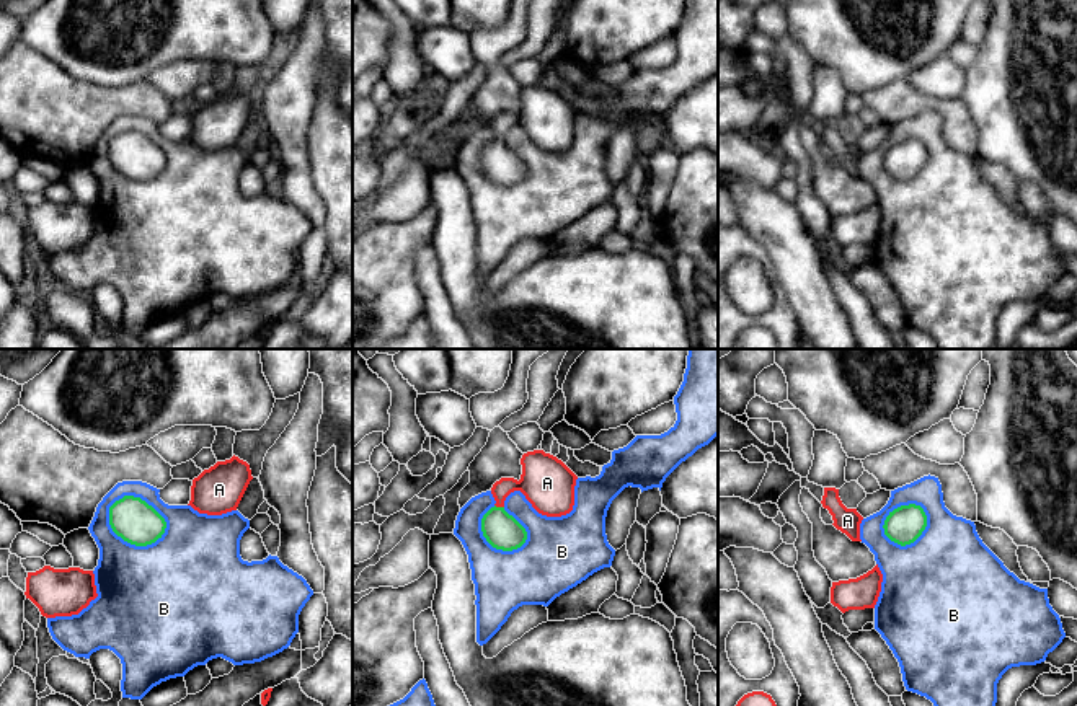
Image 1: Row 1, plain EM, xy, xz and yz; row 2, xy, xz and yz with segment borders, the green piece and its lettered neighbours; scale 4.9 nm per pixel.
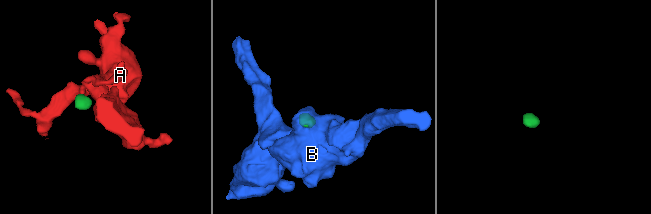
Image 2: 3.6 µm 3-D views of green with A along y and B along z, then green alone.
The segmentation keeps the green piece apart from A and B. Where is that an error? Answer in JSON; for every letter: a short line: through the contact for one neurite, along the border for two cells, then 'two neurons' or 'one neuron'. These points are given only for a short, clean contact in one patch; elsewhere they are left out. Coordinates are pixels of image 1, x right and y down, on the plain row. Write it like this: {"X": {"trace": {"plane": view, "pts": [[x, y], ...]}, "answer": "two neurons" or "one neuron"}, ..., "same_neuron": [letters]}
{"A": {"trace": {"plane": "xz", "pts": [[501, 165], [500, 142], [511, 119], [544, 118]]}, "answer": "one neuron"}, "B": {"trace": {"plane": "xy", "pts": [[108, 142], [124, 131], [139, 131], [163, 154], [167, 162]]}, "answer": "two neurons"}, "same_neuron": ["A"]}

